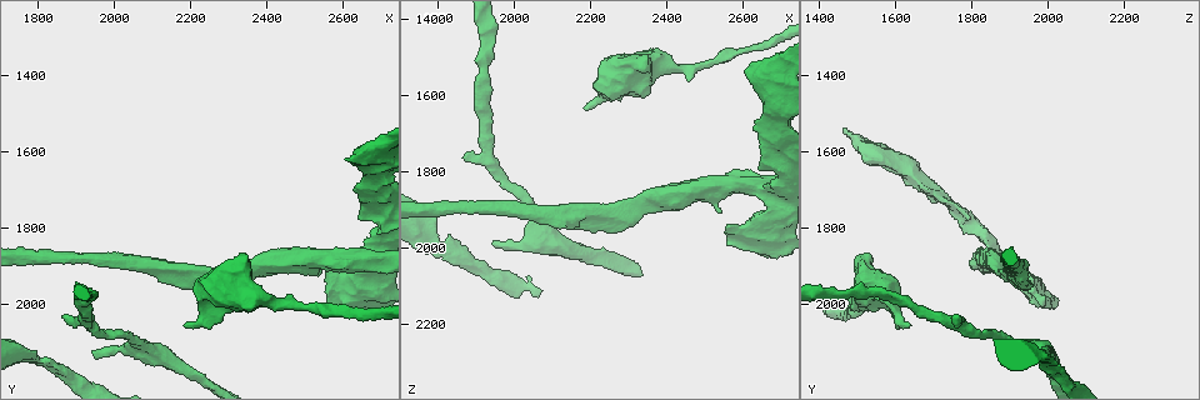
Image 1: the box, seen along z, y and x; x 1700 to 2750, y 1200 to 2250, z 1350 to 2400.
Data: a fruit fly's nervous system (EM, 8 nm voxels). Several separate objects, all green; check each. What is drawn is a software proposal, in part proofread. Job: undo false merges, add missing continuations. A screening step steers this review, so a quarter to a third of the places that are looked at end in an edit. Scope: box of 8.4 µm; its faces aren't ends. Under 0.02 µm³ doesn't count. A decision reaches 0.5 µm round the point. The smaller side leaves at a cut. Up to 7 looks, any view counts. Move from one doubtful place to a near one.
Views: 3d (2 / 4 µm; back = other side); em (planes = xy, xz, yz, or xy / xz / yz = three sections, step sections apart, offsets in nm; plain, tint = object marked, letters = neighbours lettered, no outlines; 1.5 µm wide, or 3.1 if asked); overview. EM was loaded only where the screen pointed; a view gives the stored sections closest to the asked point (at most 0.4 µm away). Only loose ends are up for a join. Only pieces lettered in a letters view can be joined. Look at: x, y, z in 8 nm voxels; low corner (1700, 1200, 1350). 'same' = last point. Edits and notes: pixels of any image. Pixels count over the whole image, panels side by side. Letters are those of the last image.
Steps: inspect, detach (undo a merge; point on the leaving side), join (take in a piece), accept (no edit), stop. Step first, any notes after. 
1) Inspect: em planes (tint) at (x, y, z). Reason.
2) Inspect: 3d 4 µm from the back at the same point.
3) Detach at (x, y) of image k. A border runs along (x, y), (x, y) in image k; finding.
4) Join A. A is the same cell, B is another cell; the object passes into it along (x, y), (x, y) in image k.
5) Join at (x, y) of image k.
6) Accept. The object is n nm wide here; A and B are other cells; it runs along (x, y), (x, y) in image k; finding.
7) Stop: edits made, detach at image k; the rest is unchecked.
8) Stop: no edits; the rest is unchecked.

Inspect: em xy step 4 (letters) at (2640, 1690, 1675). Branch stops here.

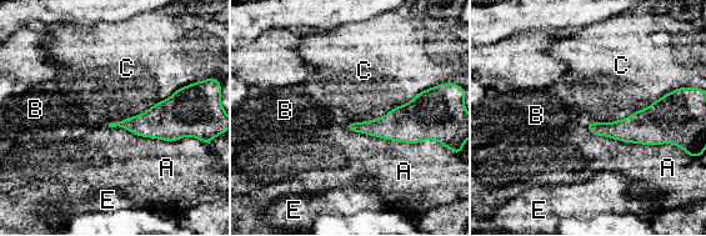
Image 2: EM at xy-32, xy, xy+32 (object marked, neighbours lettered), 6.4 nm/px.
Accept. The longest contact is with C, 650 nm; A, B, C and E are other cells; a border runs along (682, 86), (622, 119), (586, 122) in image 2; none of them fits.

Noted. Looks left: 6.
Inspect: 3d 4 µm from the back at (2690, 1880, 1855). Abrupt turn.

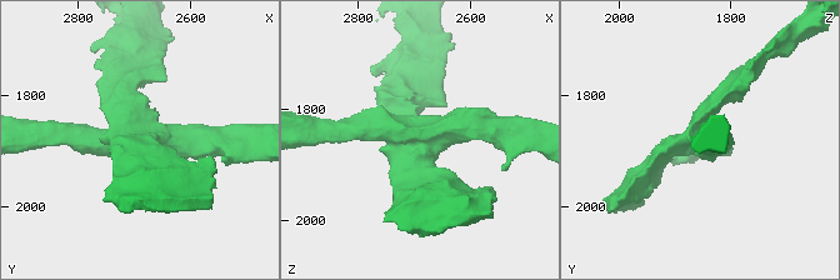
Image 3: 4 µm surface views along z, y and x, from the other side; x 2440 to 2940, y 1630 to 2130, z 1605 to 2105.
Inspect: em planes (plain) at (2685, 1875, 1855). Shape alone is not enough.

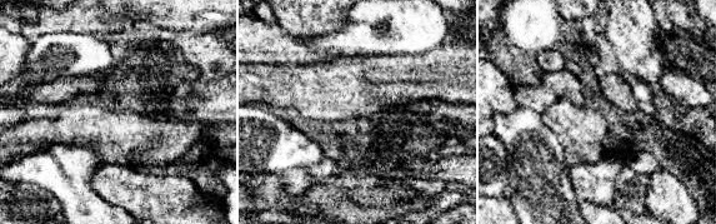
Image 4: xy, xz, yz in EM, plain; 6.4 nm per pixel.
Inspect: em planes (letters) at the same point. See the neighbours.

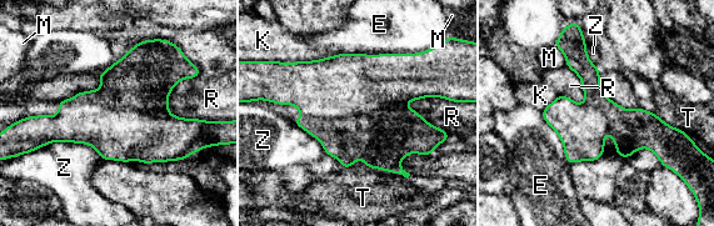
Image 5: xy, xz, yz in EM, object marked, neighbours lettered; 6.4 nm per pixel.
Detach at (141, 80) of image 5. The longest contact is with E, 550 nm; E, K, M, R, T and Z are other cells; a second neuron is stuck on.

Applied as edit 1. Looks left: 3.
Inspect: overview.

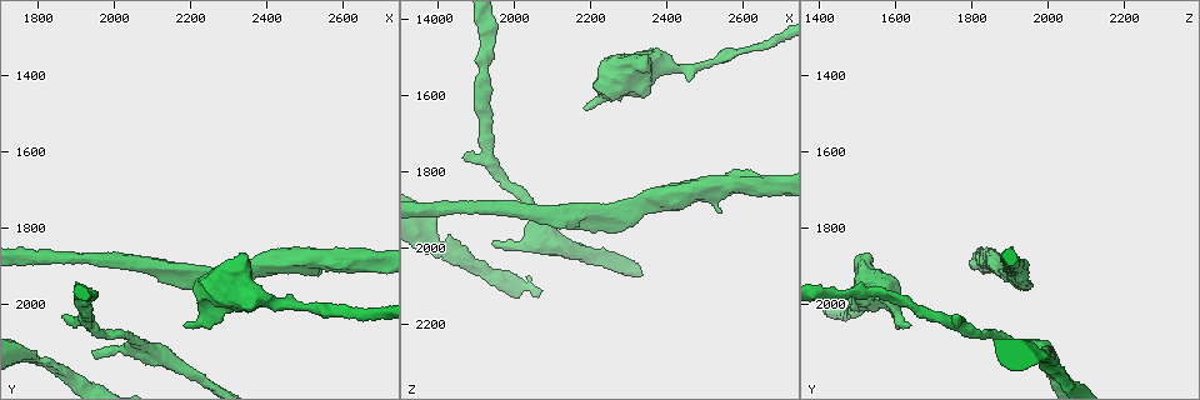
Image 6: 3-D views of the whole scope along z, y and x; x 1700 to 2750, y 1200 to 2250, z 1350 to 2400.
Inspect: em planes (letters) at (1950, 2130, 2000). Free end.

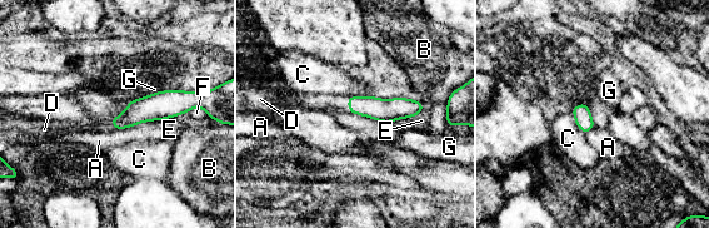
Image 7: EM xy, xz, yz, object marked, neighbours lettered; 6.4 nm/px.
Join D. D is the same cell, A, B, C, E, F and G are other cells; the object passes into it along (384, 110), (348, 104), (320, 102) in image 7; it goes on there.

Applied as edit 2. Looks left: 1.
Stop: edits made, detach at image 5, join at image 7; the rest is unchecked.

